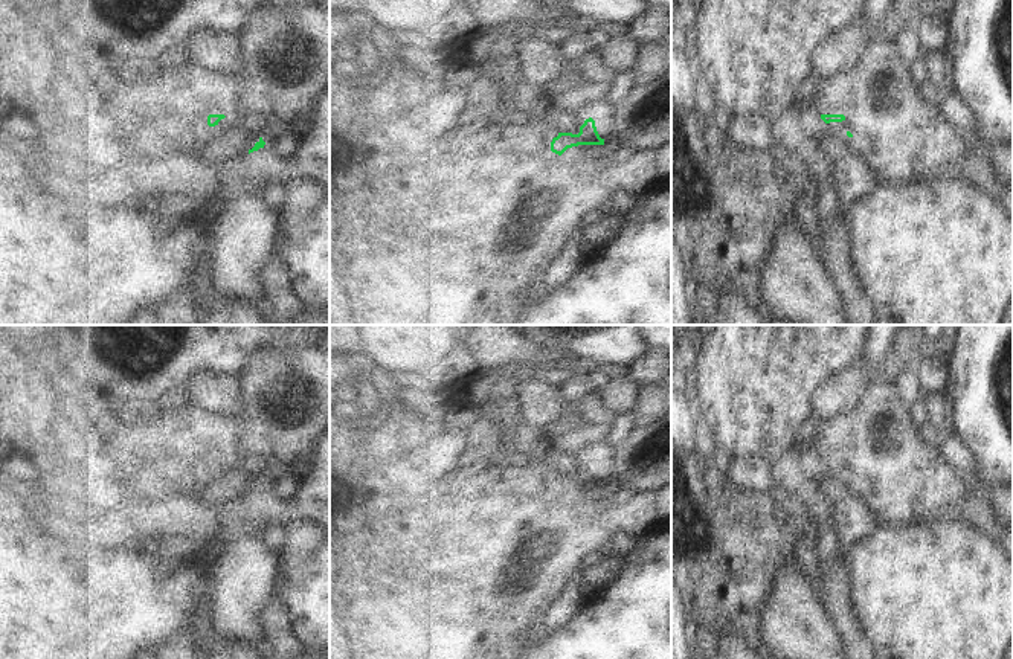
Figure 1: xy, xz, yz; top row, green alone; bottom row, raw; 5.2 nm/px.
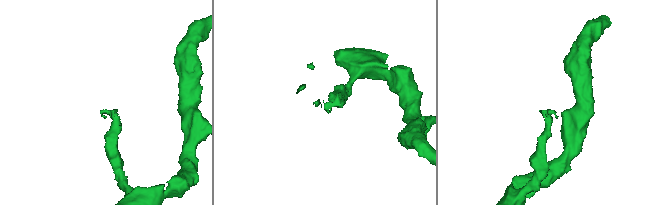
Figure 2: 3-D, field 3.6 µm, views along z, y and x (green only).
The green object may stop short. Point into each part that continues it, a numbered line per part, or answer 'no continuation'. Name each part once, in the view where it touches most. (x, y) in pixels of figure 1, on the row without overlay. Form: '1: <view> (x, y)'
no continuation

